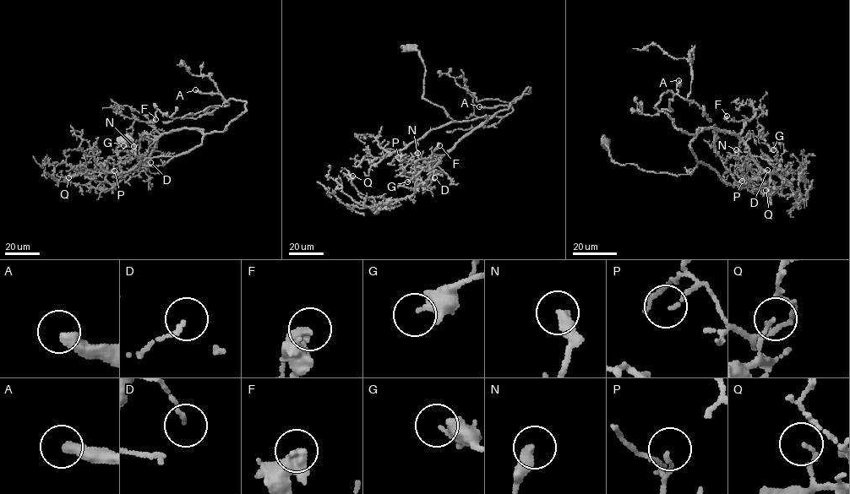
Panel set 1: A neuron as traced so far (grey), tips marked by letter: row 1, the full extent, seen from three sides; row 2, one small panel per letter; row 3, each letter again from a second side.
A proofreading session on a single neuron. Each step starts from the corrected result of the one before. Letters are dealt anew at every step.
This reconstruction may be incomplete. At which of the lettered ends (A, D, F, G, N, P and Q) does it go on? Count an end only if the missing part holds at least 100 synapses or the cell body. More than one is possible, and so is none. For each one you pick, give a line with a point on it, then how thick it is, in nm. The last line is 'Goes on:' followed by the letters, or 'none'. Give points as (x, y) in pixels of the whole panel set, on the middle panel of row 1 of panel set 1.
A: (479, 106) | 400 nm
Goes on: A

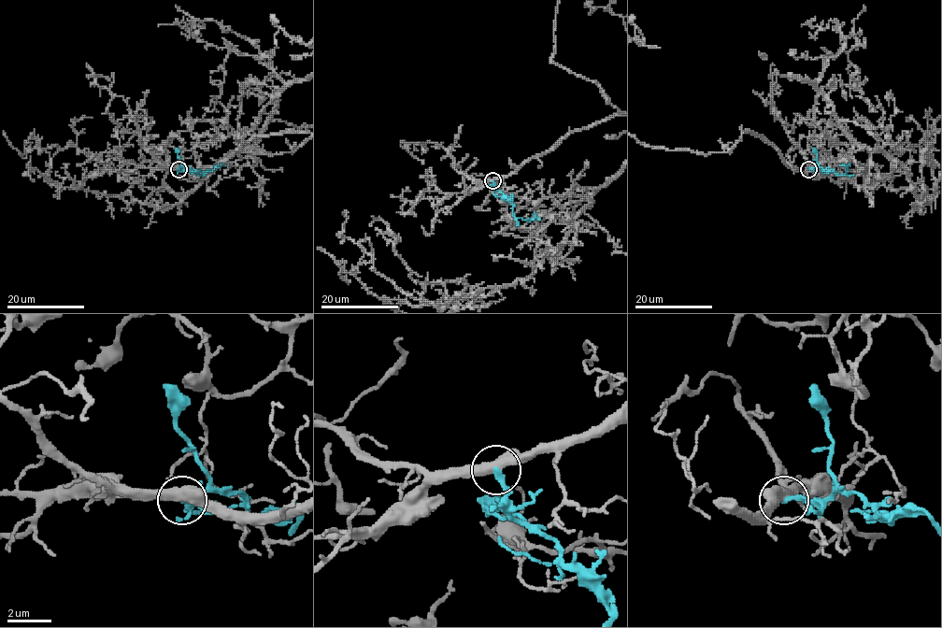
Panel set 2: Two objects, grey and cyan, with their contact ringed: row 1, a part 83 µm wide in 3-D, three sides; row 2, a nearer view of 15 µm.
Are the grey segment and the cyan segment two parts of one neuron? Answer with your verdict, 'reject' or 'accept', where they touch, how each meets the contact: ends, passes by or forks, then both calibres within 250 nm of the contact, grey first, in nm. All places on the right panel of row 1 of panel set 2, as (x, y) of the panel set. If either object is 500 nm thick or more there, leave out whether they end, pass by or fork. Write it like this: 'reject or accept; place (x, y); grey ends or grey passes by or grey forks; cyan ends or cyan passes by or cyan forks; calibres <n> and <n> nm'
reject; place (808, 169); grey passes by; cyan ends; calibres 480 and 240 nm

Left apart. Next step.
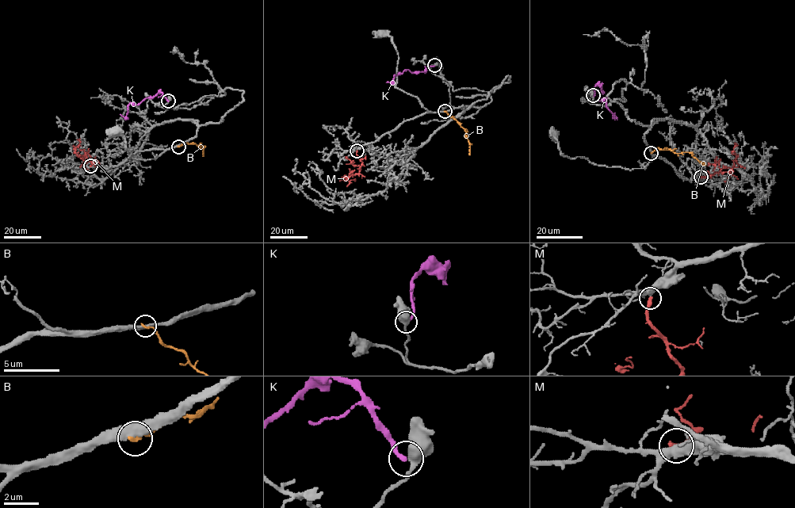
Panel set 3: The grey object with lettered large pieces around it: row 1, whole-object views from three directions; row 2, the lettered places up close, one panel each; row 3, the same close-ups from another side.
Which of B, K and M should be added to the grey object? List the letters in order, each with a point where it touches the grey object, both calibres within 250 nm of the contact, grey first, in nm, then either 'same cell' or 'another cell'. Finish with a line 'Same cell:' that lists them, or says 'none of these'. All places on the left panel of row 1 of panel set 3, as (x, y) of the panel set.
B: contact (178, 147); calibres 400 and 220 nm; another cell
K: contact (168, 101); calibres 460 and 240 nm; another cell
M: contact (90, 166); calibres 440 and 320 nm; same cell
Same cell: M

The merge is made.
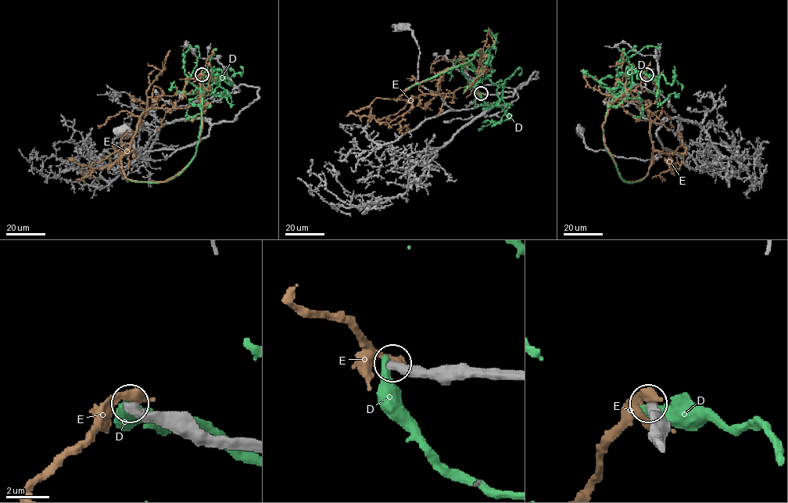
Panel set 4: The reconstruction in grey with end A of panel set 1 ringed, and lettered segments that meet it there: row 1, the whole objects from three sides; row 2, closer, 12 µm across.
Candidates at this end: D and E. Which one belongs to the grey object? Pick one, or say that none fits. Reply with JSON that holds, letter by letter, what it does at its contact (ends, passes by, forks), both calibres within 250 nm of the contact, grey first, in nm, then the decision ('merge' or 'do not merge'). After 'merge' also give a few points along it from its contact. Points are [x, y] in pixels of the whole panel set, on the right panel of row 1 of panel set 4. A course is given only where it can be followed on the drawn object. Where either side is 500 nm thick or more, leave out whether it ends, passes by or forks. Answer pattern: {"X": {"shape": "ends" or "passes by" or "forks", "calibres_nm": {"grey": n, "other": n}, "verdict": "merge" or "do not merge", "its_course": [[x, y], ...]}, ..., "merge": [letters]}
{"D": {"calibres_nm": {"grey": 440, "other": 600}, "verdict": "do not merge"}, "E": {"calibres_nm": {"grey": 480, "other": 500}, "verdict": "do not merge"}, "merge": []}

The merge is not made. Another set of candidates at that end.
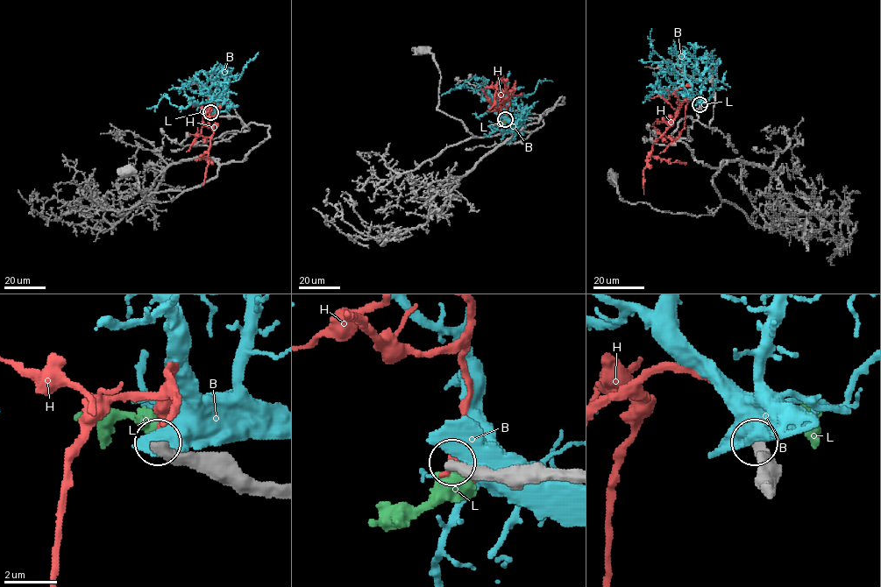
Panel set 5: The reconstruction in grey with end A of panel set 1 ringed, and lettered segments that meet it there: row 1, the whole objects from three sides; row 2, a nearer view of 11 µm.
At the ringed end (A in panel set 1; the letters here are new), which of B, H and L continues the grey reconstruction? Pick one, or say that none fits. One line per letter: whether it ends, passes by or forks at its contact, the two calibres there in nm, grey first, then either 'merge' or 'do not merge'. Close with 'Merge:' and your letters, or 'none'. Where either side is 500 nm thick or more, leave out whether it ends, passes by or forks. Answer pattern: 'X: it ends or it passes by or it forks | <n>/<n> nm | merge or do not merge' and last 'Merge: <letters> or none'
B: 500/550 nm | do not merge
H: it ends | 440/200 nm | do not merge
L: 500/600 nm | do not merge
Merge: none

